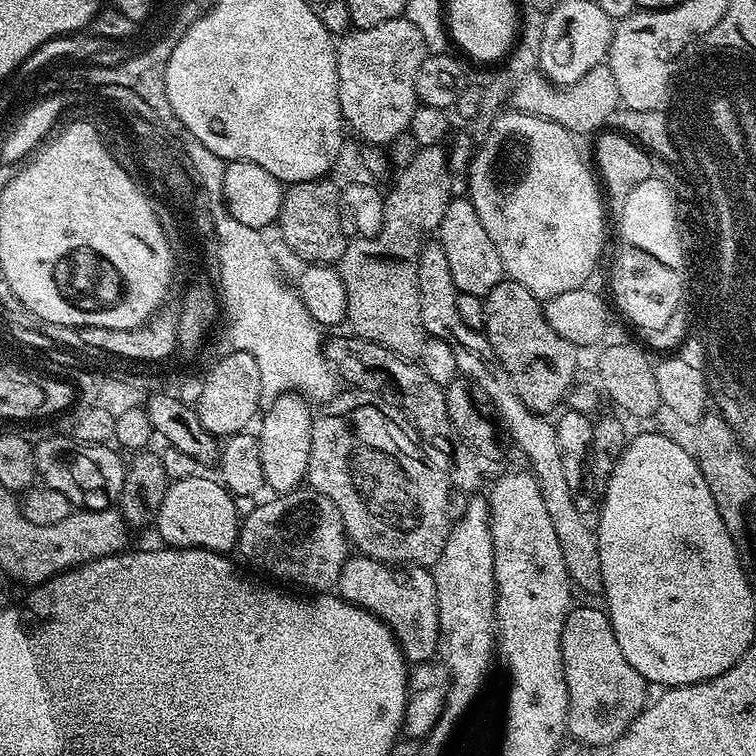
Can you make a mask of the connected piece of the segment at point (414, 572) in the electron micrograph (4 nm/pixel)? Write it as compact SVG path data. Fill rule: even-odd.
M352 554L347 557L341 568L341 576L337 581L335 591L340 599L349 600L351 604L372 612L386 626L396 628L396 632L400 632L400 636L404 636L404 648L408 648L408 652L412 652L412 656L416 656L417 664L433 659L437 655L436 647L439 649L442 644L440 619L438 618L440 607L436 601L436 577L427 567L393 567L393 565L384 564L381 560L375 560L363 554Z

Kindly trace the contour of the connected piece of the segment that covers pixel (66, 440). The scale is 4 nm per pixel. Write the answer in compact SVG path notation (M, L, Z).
M67 435L64 436L52 436L35 445L39 479L47 487L66 494L73 506L89 512L113 507L120 499L124 481L126 464L125 461L120 461L121 453L115 447L102 444L79 445Z

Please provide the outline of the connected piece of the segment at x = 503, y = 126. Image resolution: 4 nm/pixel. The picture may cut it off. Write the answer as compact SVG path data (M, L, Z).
M507 111L493 122L492 129L485 134L484 141L475 149L472 165L468 171L467 195L471 199L474 210L478 210L478 218L482 218L482 226L486 226L486 234L490 234L490 242L494 242L494 246L498 246L498 254L502 258L502 266L507 279L517 280L538 298L566 294L566 290L585 287L589 283L588 275L595 270L596 263L600 260L600 251L604 248L604 208L606 209L606 204L602 199L597 177L594 175L589 161L587 164L580 157L580 152L576 149L575 142L572 141L575 140L573 133L565 130L561 124L555 124L546 118L538 118L525 112Z

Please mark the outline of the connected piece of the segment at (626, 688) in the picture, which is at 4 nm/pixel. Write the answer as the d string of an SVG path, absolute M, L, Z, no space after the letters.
M577 605L573 607L564 619L563 624L563 634L560 639L560 649L563 654L563 670L564 677L567 680L567 691L568 691L568 715L567 715L567 731L569 735L575 740L583 742L585 745L600 750L600 747L605 746L605 748L611 747L616 743L617 738L619 738L625 730L633 723L633 721L638 717L644 710L648 702L648 693L644 691L642 682L642 675L638 674L636 670L628 662L626 662L625 655L622 654L621 647L618 646L616 635L613 632L612 623L609 622L607 613L600 607L594 608L592 606L580 606Z

